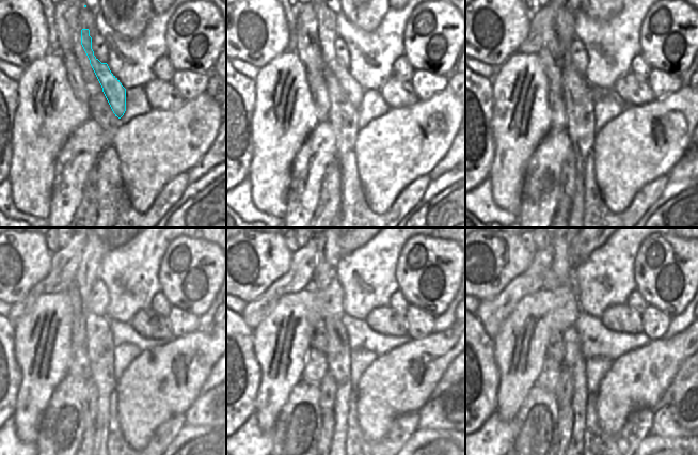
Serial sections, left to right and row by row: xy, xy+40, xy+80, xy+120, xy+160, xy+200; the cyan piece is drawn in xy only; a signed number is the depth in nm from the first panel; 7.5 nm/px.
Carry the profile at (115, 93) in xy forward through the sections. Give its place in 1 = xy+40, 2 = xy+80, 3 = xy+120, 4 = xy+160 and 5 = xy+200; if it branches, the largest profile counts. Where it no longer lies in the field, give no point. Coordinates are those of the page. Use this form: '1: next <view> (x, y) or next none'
1: next xy+40 (327, 32)
2: next xy+80 (564, 29)
3: next xy+120 (86, 273)
4: next xy+160 (328, 255)
5: next xy+200 (561, 267)

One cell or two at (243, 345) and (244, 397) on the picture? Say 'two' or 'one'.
one

